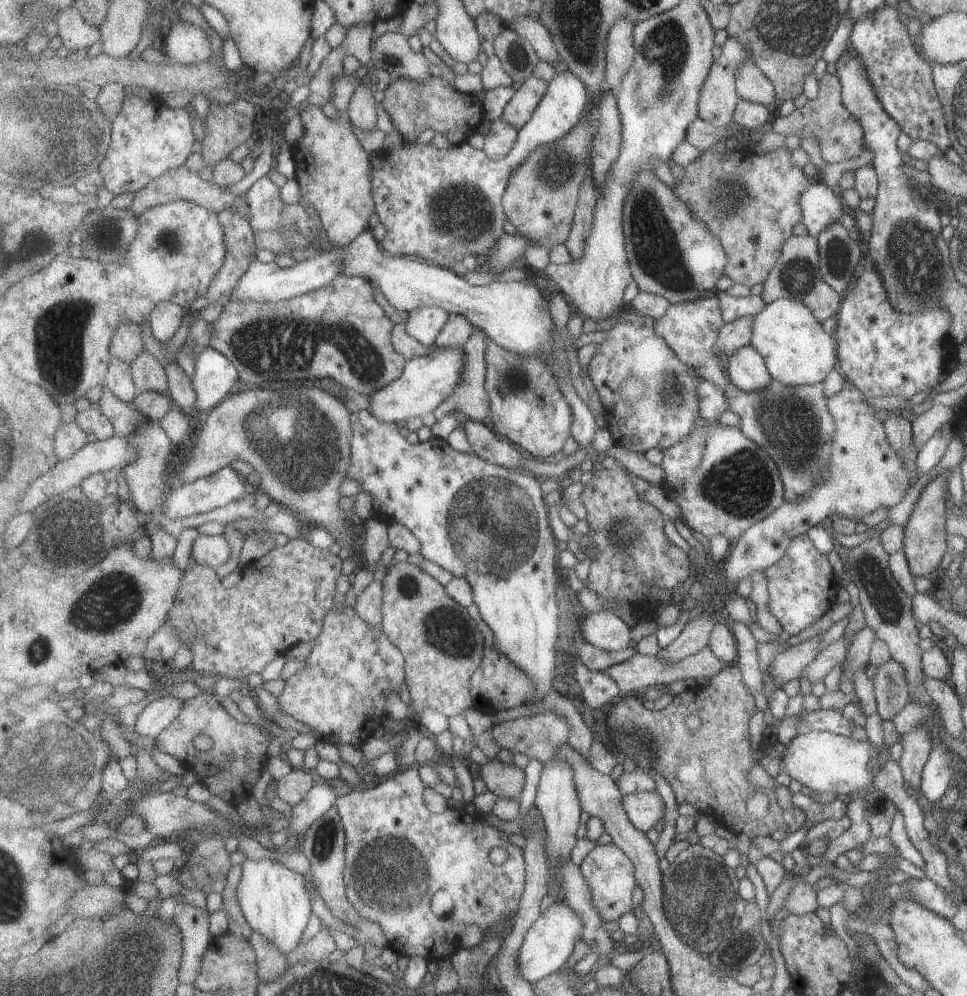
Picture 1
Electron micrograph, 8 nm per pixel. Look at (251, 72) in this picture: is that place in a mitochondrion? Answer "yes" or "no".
no

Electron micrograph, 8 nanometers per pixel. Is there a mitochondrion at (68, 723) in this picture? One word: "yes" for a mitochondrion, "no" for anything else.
no

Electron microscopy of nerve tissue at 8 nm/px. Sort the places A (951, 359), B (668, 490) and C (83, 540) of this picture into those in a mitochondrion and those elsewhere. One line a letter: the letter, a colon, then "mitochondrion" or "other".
A: other
B: other
C: mitochondrion

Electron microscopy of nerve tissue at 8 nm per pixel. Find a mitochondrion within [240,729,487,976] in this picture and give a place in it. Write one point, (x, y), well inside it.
(392, 874)

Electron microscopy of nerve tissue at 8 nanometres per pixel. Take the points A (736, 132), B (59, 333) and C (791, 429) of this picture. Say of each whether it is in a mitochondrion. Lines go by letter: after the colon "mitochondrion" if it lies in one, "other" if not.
A: other
B: mitochondrion
C: mitochondrion

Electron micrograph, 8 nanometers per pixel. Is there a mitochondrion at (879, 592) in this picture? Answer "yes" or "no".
yes

